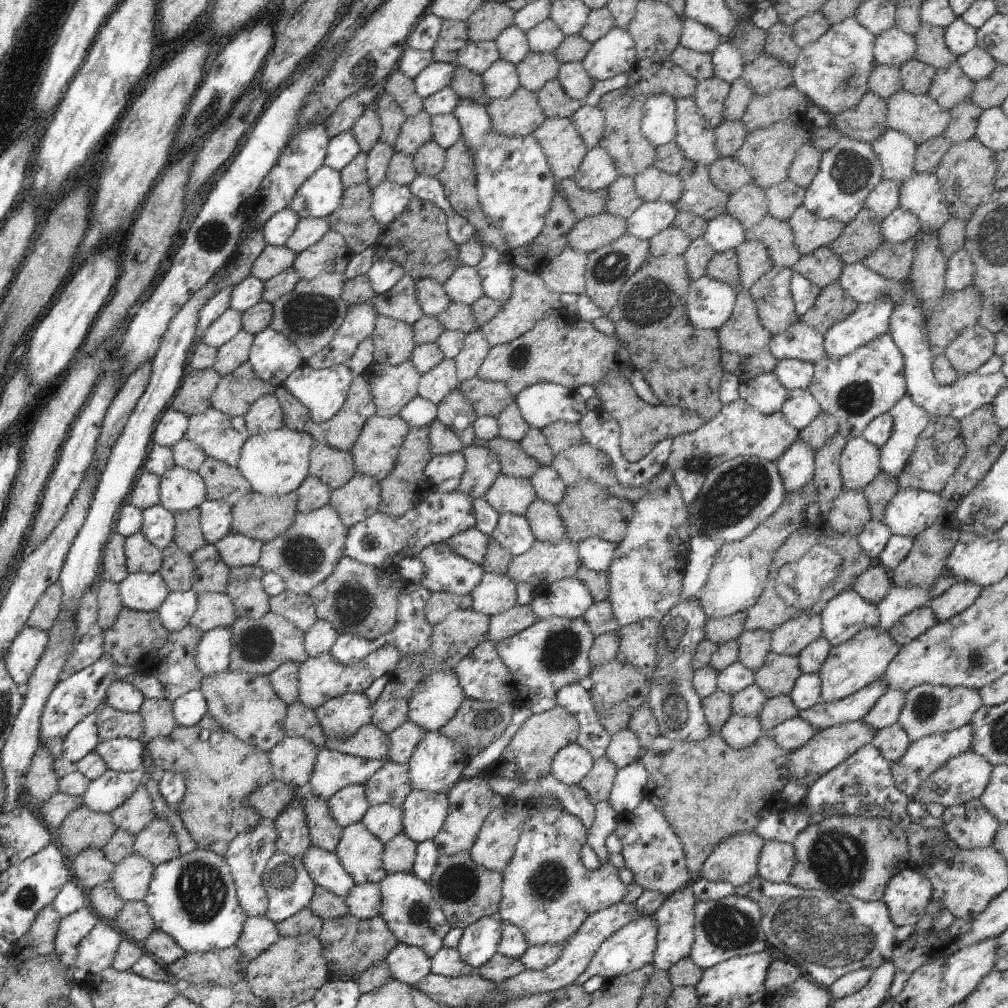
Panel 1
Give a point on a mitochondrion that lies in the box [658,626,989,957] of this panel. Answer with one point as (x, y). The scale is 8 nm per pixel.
(838, 858)

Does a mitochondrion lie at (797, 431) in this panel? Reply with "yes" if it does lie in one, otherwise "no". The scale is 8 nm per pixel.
no

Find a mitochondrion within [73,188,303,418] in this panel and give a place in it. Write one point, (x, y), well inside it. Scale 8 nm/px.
(212, 237)

